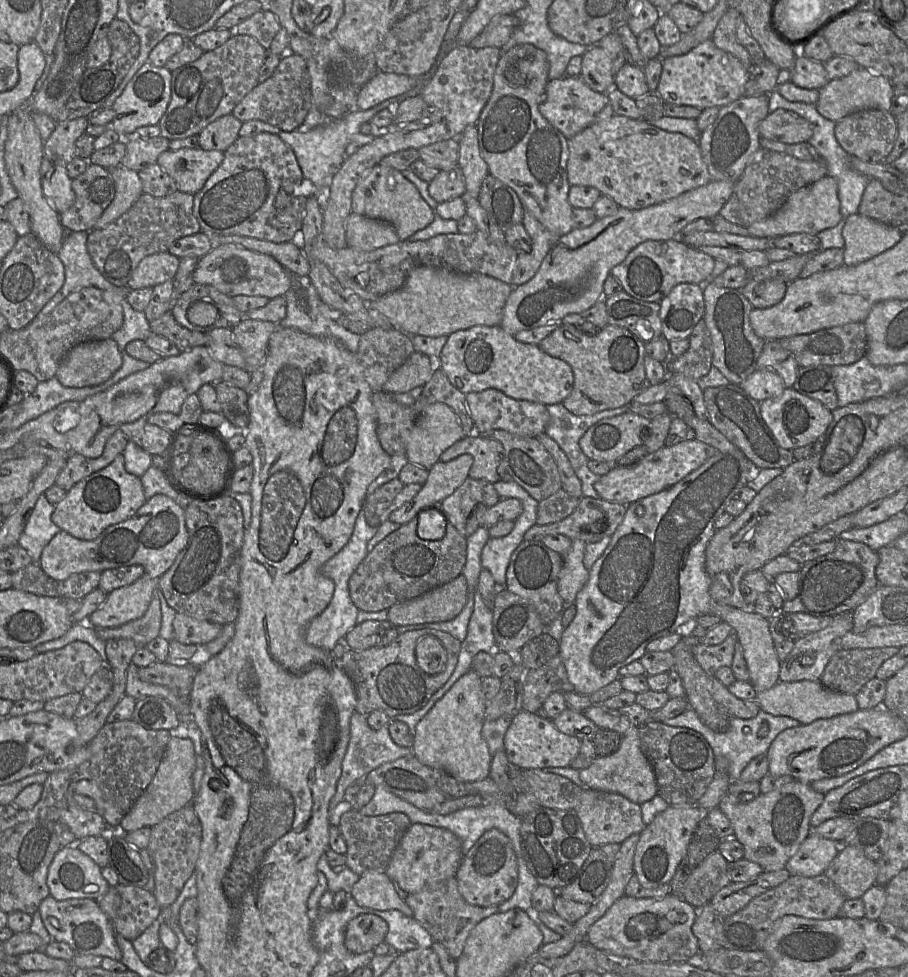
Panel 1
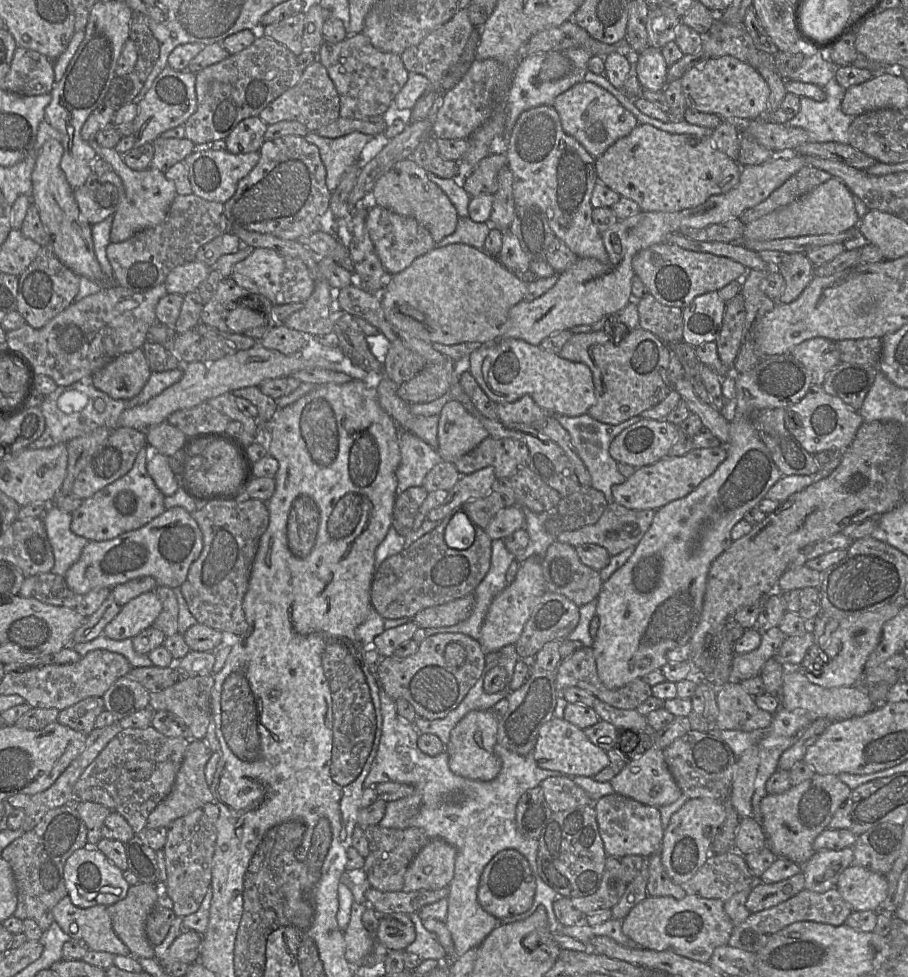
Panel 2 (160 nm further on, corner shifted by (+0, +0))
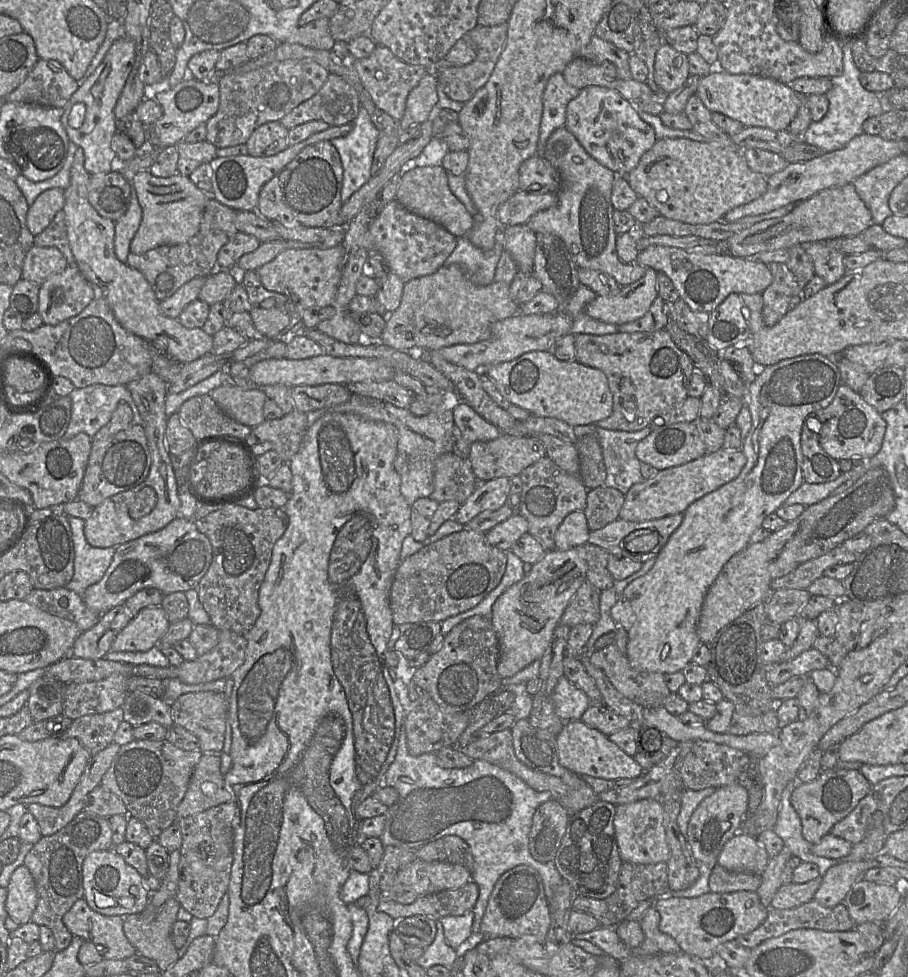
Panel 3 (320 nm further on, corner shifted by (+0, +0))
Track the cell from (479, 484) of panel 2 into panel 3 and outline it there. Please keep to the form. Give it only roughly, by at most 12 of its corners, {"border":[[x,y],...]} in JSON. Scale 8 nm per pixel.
{"border":[[510,478],[479,482],[453,519],[467,525],[508,503]]}

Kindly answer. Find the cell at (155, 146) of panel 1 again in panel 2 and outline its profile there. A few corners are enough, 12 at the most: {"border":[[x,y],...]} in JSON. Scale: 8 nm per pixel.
{"border":[[186,138],[153,141],[150,169],[166,171],[195,152]]}

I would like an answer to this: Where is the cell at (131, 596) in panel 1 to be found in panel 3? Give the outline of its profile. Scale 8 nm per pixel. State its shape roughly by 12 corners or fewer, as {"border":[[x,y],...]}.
{"border":[[162,606],[141,609],[112,651],[145,652],[170,622]]}

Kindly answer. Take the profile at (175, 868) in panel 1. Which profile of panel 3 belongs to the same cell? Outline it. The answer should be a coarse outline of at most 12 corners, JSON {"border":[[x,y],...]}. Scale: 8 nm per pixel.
{"border":[[236,811],[176,821],[176,899],[208,919],[227,894]]}

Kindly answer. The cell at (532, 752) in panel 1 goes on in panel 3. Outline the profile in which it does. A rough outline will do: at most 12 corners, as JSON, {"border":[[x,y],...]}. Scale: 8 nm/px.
{"border":[[582,721],[555,737],[561,766],[610,781],[643,769]]}

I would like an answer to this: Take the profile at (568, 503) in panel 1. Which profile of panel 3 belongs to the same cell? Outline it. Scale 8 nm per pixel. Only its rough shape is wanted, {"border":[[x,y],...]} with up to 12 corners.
{"border":[[590,489],[583,513],[589,530],[617,520],[625,494]]}

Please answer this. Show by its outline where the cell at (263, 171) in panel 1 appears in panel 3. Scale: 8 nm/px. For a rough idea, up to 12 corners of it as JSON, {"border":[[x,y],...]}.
{"border":[[329,141],[304,147],[259,193],[286,226],[339,226],[343,166]]}

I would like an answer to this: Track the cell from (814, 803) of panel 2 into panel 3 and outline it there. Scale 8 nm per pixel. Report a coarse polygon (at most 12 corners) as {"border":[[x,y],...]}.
{"border":[[823,770],[790,803],[810,844],[871,790],[858,771]]}

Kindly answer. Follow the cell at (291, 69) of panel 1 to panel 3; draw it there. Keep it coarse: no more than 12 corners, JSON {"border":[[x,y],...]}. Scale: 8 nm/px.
{"border":[[330,73],[285,115],[288,130],[311,121],[342,126],[359,109],[357,91]]}

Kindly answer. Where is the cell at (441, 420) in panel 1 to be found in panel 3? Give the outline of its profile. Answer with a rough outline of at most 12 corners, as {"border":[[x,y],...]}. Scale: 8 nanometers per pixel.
{"border":[[467,403],[454,408],[453,420],[470,444],[503,435]]}

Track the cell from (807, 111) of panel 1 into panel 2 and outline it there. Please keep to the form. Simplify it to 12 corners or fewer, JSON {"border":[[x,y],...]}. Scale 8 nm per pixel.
{"border":[[833,78],[823,101],[800,97],[787,124],[810,142],[849,143],[856,116],[842,111],[846,89]]}

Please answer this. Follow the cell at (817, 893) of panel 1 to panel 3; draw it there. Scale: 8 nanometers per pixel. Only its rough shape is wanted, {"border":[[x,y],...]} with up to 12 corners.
{"border":[[811,900],[768,910],[765,921],[735,940],[753,949],[791,930],[849,931],[843,903]]}

